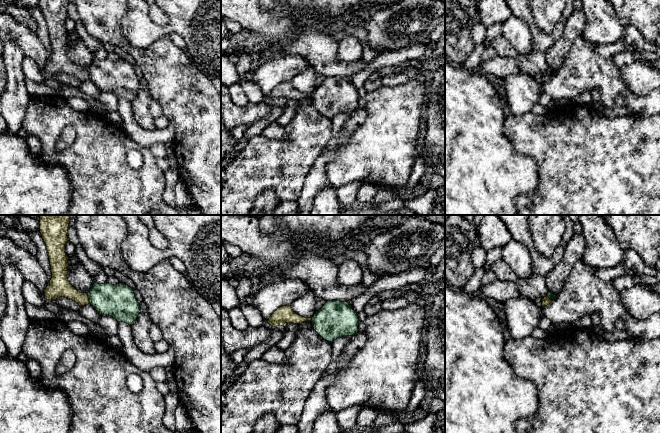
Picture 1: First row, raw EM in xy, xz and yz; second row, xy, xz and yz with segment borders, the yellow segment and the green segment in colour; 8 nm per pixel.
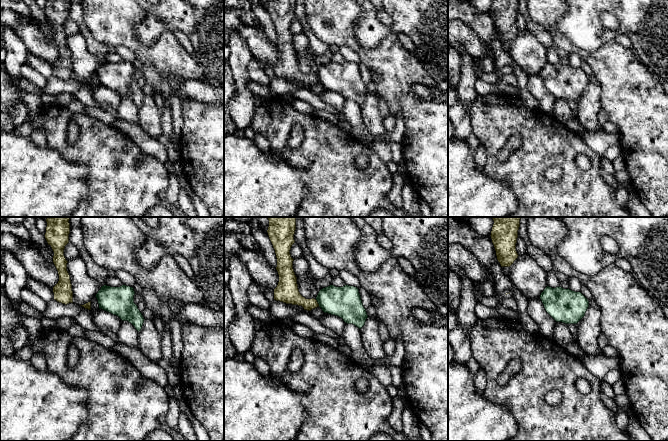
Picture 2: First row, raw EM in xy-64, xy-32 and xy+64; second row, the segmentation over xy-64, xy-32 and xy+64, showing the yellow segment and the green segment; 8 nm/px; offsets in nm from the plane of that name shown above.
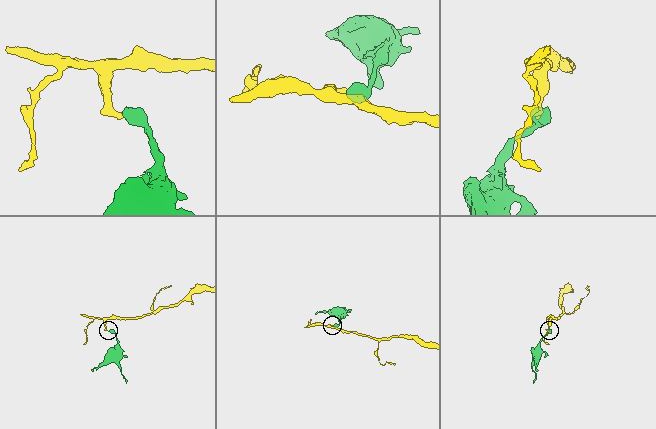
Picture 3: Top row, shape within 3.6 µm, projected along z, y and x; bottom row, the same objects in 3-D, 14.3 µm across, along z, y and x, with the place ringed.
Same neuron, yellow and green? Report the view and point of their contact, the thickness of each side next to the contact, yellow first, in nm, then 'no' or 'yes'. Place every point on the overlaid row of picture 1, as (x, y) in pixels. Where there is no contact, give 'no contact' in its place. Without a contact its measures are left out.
contact xy (88, 298); calibres 160 and 280 nm; no

